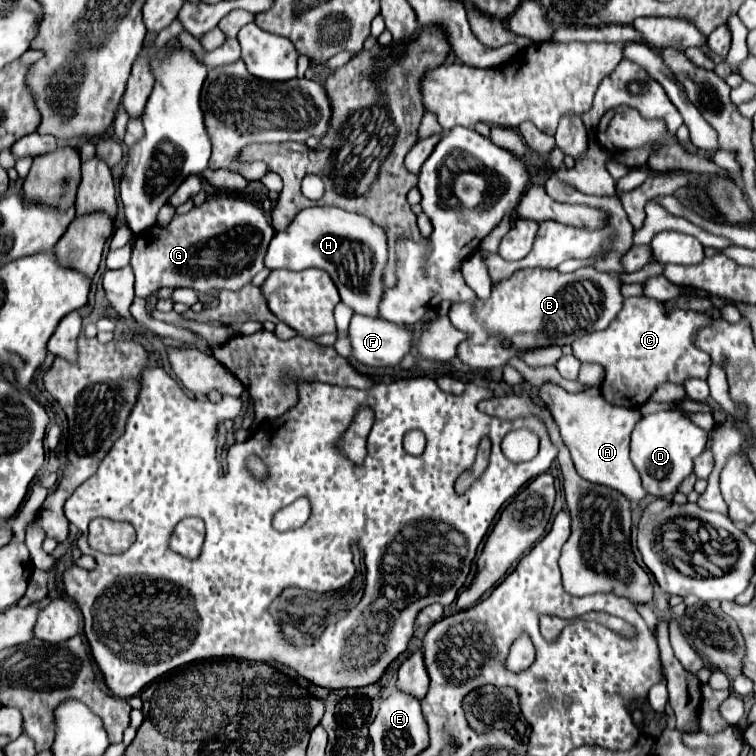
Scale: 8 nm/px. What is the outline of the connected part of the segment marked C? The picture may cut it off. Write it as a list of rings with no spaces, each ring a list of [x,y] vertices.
[[[628,297],[624,299],[624,307],[620,311],[620,315],[608,325],[608,329],[604,331],[594,331],[588,333],[580,339],[576,339],[576,343],[572,343],[574,355],[580,357],[582,361],[590,361],[590,363],[600,363],[606,369],[606,379],[602,383],[602,395],[608,403],[614,405],[624,405],[624,407],[640,407],[642,403],[646,403],[646,399],[650,397],[650,393],[660,385],[660,383],[682,383],[690,377],[698,377],[698,379],[706,379],[708,377],[708,367],[710,367],[710,355],[700,351],[696,347],[696,335],[702,327],[710,325],[710,315],[706,313],[698,313],[698,311],[684,311],[684,309],[672,309],[666,311],[662,301],[650,299],[650,297]]]

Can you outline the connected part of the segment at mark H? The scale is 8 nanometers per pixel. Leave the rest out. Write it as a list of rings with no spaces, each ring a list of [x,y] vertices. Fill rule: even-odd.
[[[308,207],[302,209],[284,231],[274,233],[264,263],[268,269],[324,269],[340,289],[340,297],[348,307],[360,315],[378,317],[376,305],[384,291],[382,269],[386,259],[386,235],[368,217],[338,207]]]

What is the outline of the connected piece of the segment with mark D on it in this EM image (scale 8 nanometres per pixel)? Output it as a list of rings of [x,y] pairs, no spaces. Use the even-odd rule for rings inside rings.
[[[668,409],[640,417],[640,421],[632,431],[632,439],[634,439],[632,461],[642,475],[644,489],[652,497],[672,501],[678,485],[692,473],[694,459],[704,451],[708,435],[704,429],[694,425],[690,417],[686,417],[684,413]]]

